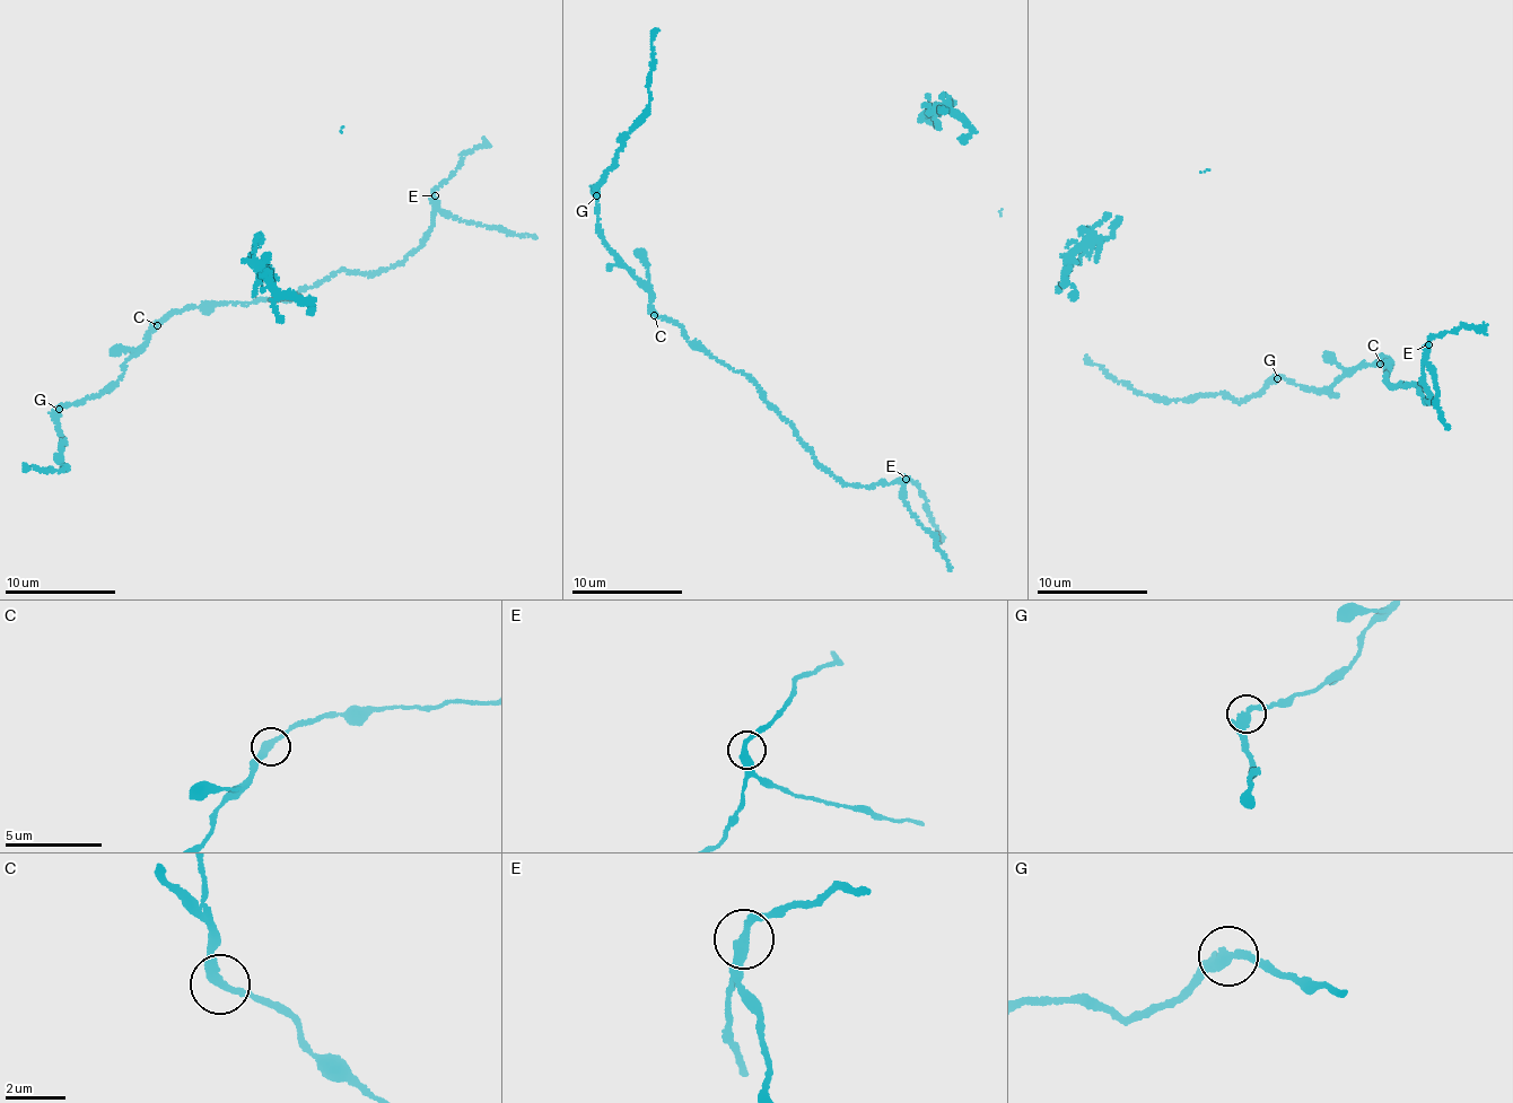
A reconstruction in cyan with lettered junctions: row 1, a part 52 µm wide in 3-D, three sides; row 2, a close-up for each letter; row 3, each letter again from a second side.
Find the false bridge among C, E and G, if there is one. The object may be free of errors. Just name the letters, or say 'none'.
G

